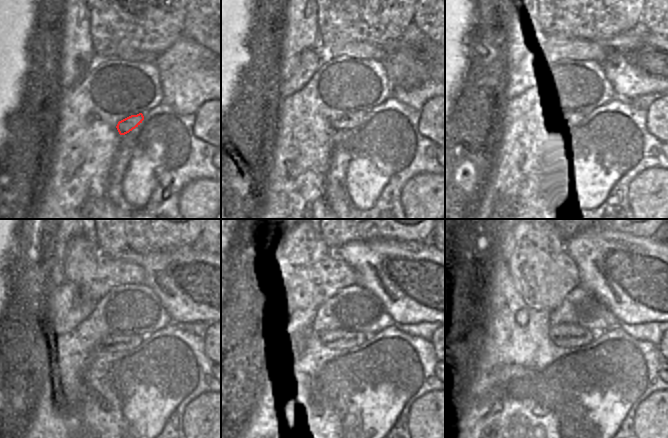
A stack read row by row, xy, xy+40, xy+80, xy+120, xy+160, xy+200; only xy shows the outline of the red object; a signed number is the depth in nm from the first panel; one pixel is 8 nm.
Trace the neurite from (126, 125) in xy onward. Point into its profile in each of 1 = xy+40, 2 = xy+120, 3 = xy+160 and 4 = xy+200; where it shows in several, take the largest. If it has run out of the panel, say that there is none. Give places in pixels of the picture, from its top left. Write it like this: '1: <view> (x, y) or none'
1: xy+40 (350, 121)
2: xy+120 (114, 342)
3: xy+160 (337, 339)
4: xy+200 (565, 336)

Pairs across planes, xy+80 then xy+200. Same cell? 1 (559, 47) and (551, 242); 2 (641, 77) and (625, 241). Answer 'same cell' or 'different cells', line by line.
1: same cell
2: same cell

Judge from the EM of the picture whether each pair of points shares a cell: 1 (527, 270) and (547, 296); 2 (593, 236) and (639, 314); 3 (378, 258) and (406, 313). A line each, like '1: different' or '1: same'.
1: same
2: same
3: same

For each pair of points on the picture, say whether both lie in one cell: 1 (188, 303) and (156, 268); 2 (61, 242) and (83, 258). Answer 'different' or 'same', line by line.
1: same
2: different

